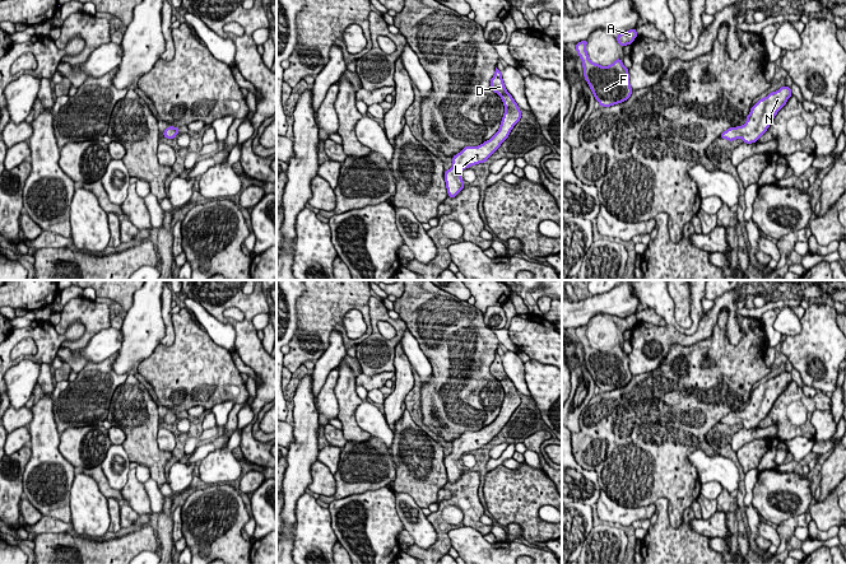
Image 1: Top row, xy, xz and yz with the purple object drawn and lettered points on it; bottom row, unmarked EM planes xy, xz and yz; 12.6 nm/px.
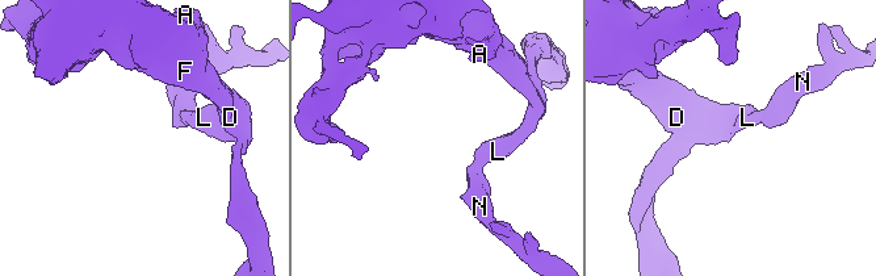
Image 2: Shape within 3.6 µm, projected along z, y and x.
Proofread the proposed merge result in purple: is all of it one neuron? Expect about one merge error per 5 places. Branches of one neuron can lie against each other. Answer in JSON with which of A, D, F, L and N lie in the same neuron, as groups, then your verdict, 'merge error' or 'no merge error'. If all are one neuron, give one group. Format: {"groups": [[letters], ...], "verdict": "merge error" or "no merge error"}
{"groups": [["A", "D", "F", "L", "N"]], "verdict": "no merge error"}

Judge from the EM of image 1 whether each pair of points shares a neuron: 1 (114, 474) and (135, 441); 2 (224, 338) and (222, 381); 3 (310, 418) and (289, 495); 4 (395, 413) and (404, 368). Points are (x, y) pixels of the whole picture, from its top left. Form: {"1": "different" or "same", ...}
{"1": "different", "2": "different", "3": "same", "4": "same"}

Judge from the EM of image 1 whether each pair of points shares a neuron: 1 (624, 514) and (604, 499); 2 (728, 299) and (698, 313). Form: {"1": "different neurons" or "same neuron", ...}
{"1": "same neuron", "2": "different neurons"}

